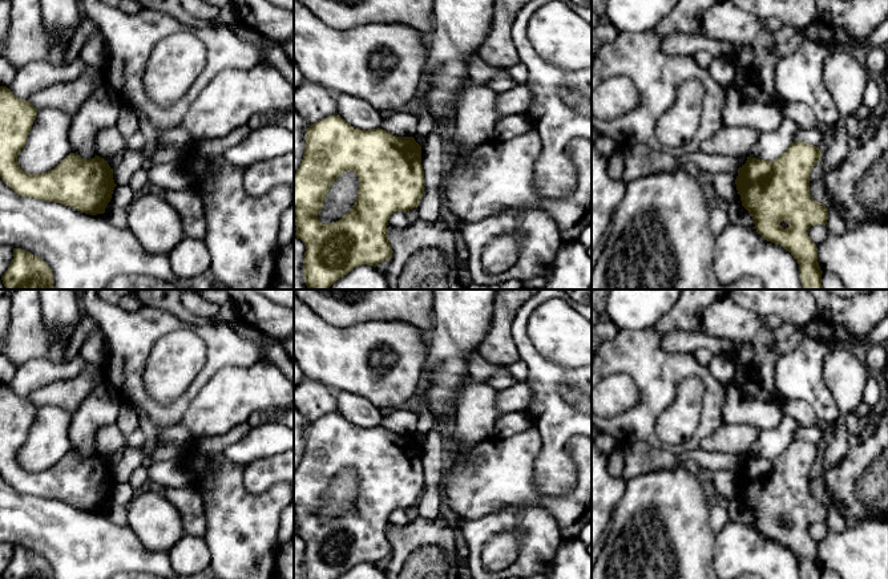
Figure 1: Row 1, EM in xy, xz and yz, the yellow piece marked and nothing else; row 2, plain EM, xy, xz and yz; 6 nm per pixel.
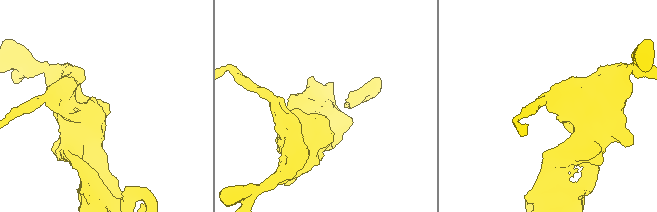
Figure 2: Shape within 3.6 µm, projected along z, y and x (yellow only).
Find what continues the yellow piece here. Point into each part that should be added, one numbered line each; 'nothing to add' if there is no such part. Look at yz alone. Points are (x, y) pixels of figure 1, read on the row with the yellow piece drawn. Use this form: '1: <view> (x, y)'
nothing to add

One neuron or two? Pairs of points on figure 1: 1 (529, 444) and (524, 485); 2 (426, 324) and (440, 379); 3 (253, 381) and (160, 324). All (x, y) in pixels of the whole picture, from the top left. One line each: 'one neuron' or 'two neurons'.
1: one neuron
2: two neurons
3: two neurons

